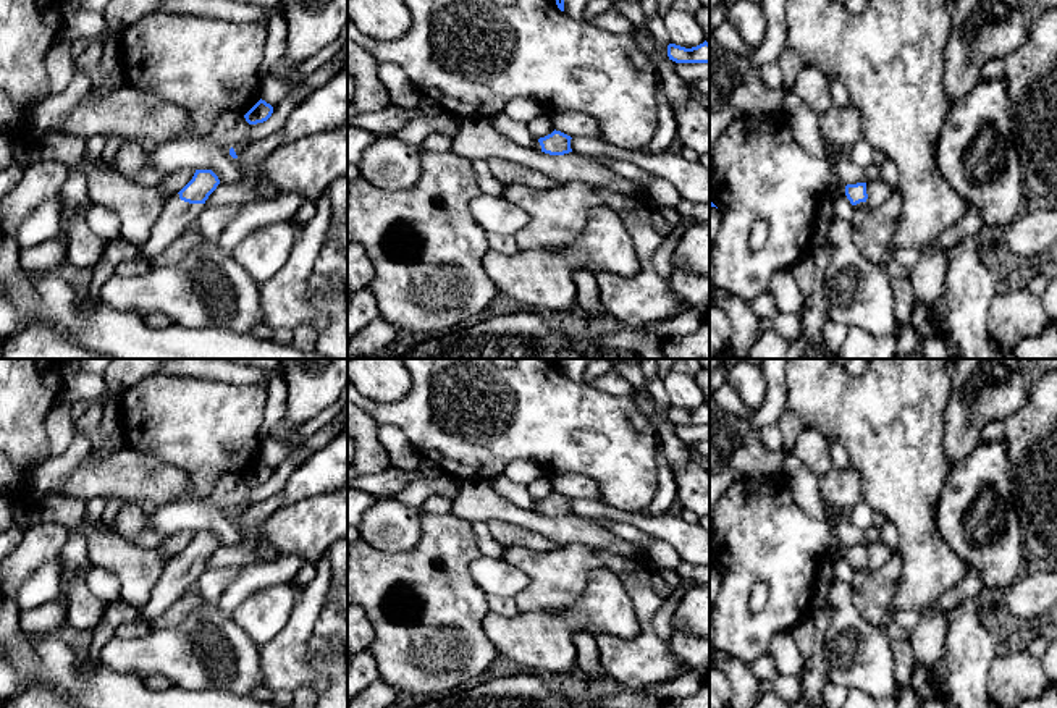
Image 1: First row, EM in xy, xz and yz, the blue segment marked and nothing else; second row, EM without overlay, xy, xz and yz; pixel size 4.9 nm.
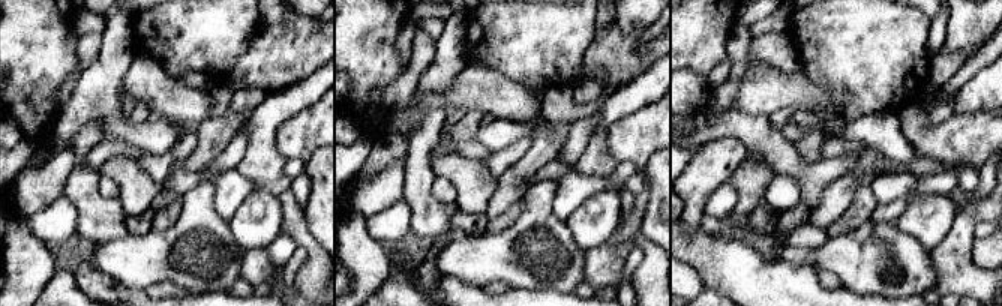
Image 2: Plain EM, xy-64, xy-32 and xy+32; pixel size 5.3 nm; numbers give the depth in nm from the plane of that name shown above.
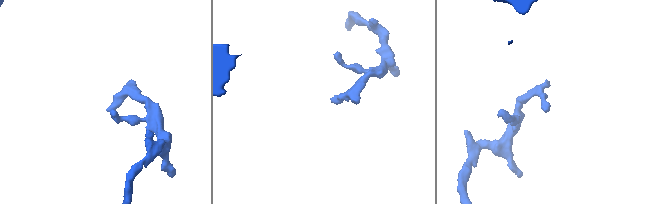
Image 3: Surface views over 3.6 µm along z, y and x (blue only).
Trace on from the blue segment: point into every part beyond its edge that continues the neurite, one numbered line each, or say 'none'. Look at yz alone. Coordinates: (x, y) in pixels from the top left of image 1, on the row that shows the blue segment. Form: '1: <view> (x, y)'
1: yz (860, 212)

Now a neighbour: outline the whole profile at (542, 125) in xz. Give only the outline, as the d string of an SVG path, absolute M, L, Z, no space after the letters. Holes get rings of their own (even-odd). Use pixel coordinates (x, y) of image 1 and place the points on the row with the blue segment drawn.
M543 113L532 121L530 129L535 139L540 139L551 134L554 131L554 126L548 113Z

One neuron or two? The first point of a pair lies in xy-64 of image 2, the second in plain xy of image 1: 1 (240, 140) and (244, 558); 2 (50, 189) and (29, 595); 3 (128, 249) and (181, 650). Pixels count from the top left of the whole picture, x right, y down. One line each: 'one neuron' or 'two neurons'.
1: two neurons
2: one neuron
3: one neuron

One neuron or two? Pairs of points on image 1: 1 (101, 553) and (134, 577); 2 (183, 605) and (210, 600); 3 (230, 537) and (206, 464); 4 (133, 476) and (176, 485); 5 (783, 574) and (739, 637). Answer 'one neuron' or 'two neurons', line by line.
1: one neuron
2: two neurons
3: two neurons
4: one neuron
5: one neuron

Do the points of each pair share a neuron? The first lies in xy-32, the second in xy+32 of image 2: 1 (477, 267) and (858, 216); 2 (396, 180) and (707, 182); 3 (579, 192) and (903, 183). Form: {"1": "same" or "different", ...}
{"1": "different", "2": "different", "3": "different"}

